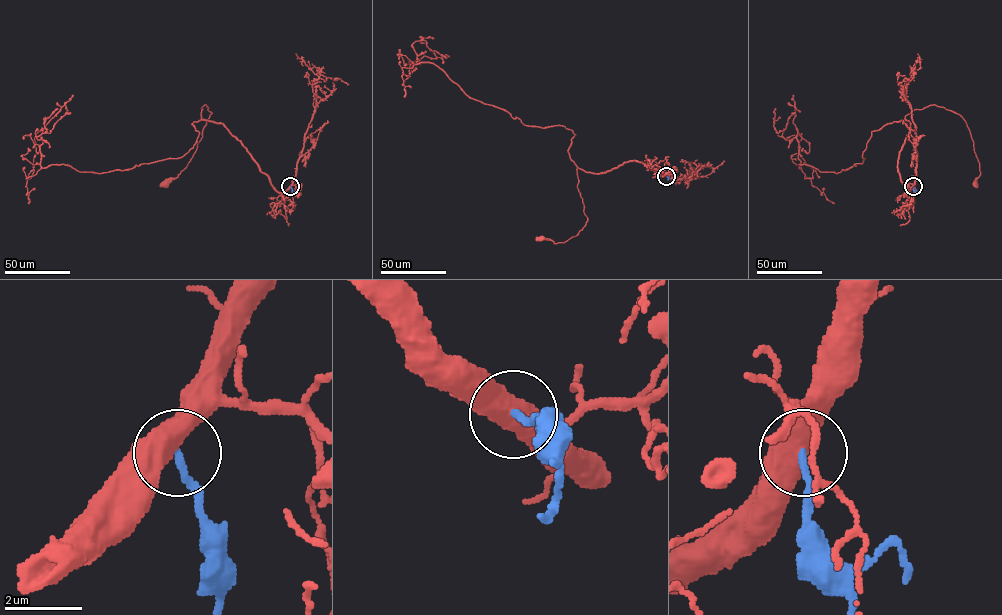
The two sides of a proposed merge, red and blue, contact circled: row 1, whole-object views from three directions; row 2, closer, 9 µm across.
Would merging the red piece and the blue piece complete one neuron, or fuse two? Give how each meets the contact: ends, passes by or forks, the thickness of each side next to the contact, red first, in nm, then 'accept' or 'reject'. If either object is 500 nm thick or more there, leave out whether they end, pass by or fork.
calibres 550 and 170 nm; accept

